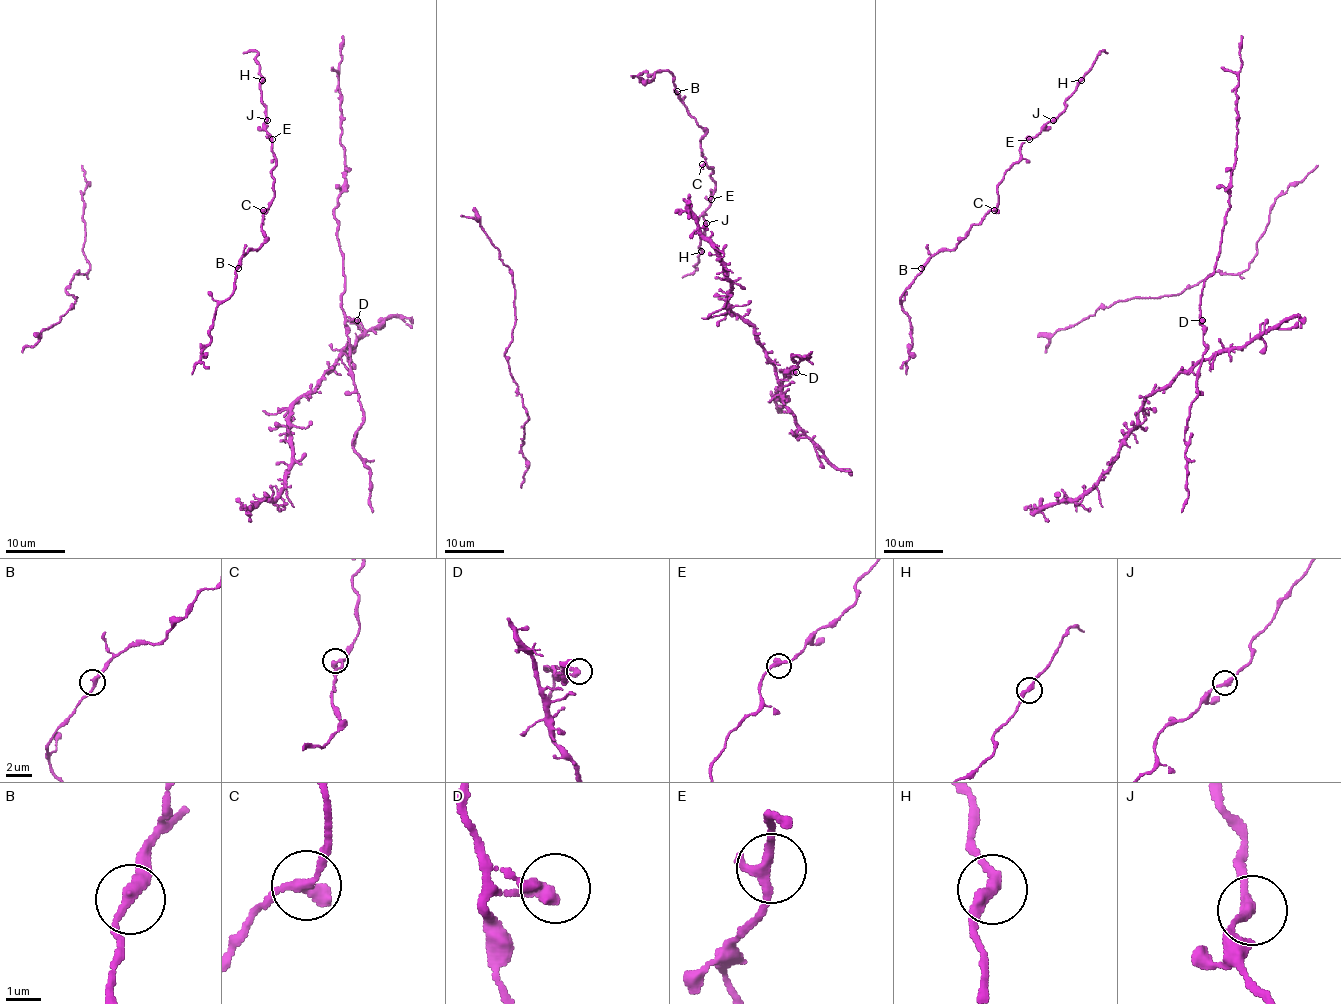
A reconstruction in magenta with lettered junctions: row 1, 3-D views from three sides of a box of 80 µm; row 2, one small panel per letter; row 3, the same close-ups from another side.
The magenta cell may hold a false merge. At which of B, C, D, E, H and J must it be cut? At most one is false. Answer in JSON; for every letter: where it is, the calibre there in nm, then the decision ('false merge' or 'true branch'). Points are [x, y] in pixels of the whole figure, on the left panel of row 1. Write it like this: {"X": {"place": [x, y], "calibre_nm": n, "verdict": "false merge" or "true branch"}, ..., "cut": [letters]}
{"B": {"place": [238, 268], "calibre_nm": 320, "verdict": "true branch"}, "C": {"place": [263, 210], "calibre_nm": 300, "verdict": "true branch"}, "D": {"place": [357, 320], "calibre_nm": 320, "verdict": "true branch"}, "E": {"place": [272, 139], "calibre_nm": 320, "verdict": "true branch"}, "H": {"place": [262, 80], "calibre_nm": 320, "verdict": "true branch"}, "J": {"place": [267, 120], "calibre_nm": 280, "verdict": "true branch"}, "cut": []}

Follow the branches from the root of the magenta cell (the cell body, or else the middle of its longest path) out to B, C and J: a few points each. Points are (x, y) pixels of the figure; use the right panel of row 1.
B: (1020, 150), (1020, 159), (997, 186), (997, 205), (954, 248), (935, 253), (921, 268)
C: (1020, 150), (1020, 159), (1005, 172), (997, 186), (994, 210)
J: (1020, 150), (1027, 139), (1053, 120)

